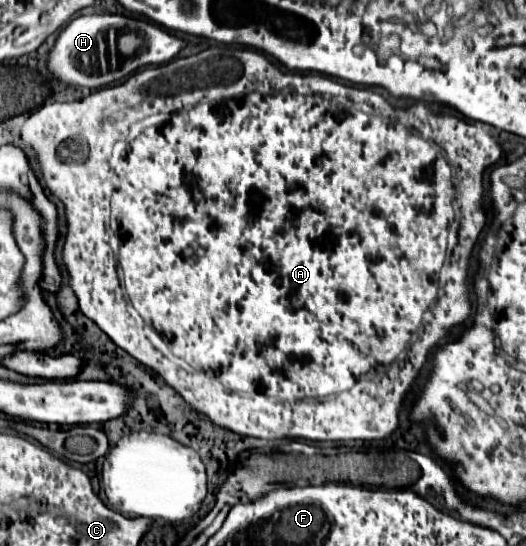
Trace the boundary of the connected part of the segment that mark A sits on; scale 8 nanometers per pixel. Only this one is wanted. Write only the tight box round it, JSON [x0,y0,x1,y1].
[22,47,500,441]

